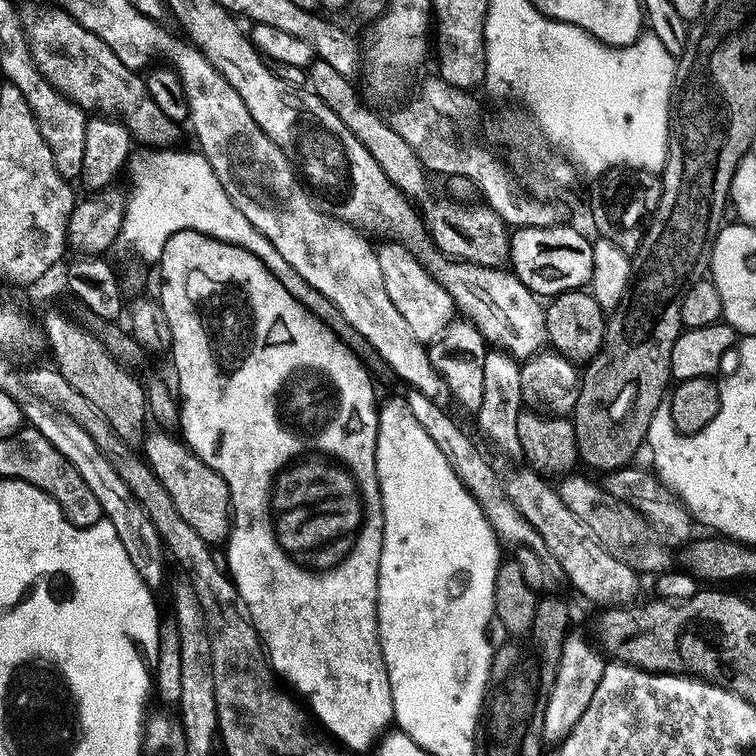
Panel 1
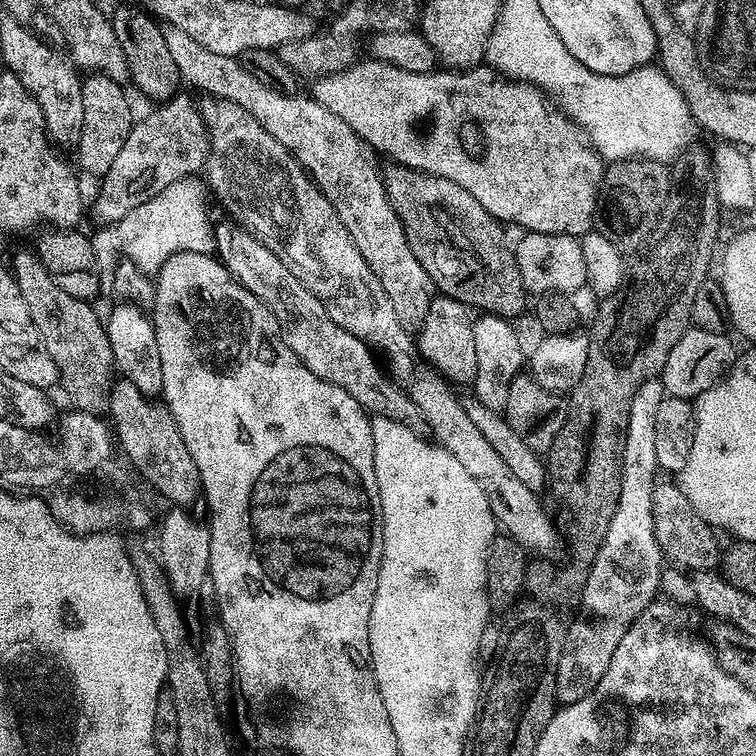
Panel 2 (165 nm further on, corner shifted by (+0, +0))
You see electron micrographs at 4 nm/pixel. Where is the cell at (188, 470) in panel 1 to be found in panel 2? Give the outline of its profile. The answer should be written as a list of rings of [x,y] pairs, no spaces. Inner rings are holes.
[[[118,380],[109,391],[106,416],[114,429],[120,452],[151,489],[156,488],[164,497],[172,500],[171,503],[187,505],[198,494],[200,475],[194,458],[190,458],[190,450],[186,450],[186,442],[182,442],[182,434],[167,404],[142,393],[130,380]]]

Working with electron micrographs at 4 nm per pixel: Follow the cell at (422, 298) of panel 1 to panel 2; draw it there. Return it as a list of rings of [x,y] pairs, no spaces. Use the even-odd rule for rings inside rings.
[[[169,26],[164,28],[164,44],[170,49],[169,56],[174,58],[174,66],[178,66],[178,74],[187,87],[189,84],[192,88],[201,88],[212,96],[220,95],[221,101],[242,106],[242,110],[246,110],[246,114],[250,114],[254,122],[264,127],[266,134],[270,134],[270,138],[286,146],[286,150],[292,153],[293,158],[311,176],[313,184],[330,202],[330,206],[334,206],[342,226],[346,226],[350,238],[354,238],[354,246],[358,246],[358,254],[366,258],[366,266],[370,266],[378,282],[382,282],[382,290],[386,290],[386,298],[390,298],[394,306],[394,314],[398,314],[398,322],[402,322],[402,326],[409,330],[419,329],[426,318],[426,310],[430,310],[434,285],[432,279],[426,274],[422,262],[414,258],[414,250],[410,250],[410,242],[406,238],[403,222],[398,218],[384,189],[382,168],[381,165],[376,165],[378,156],[374,149],[365,140],[360,139],[360,135],[353,128],[346,126],[342,118],[330,114],[330,110],[326,110],[326,106],[322,106],[317,100],[313,100],[311,95],[287,96],[286,93],[263,84],[268,82],[261,79],[251,67],[243,68],[237,57],[214,54],[213,51],[206,50],[205,47],[194,42],[194,39],[184,34],[182,30]]]

